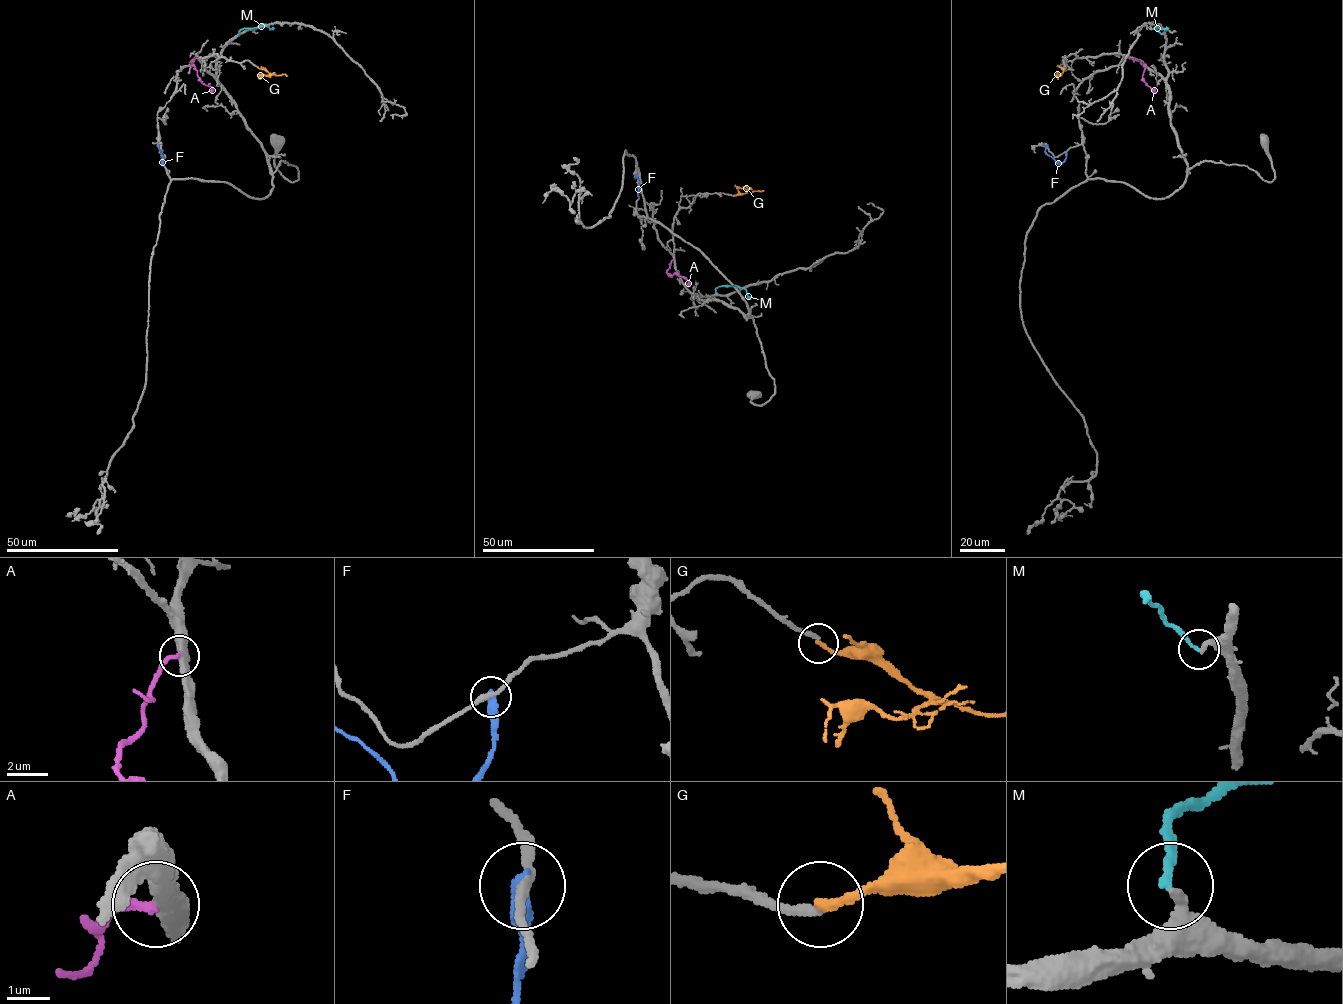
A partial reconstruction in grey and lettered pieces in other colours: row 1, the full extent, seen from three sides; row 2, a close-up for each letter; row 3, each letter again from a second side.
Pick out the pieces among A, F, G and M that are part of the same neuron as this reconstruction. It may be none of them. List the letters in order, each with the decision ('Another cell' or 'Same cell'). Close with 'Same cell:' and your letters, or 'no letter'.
A: Another cell
F: Another cell
G: Another cell
M: Another cell
Same cell: no letter

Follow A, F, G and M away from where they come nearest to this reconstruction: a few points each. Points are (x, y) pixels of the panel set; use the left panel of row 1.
A: (197, 58), (190, 63), (199, 79), (212, 88), (211, 92)
F: (162, 151), (161, 162), (163, 157), (158, 144)
G: (258, 68), (287, 76)
M: (239, 34), (246, 28), (274, 28)

